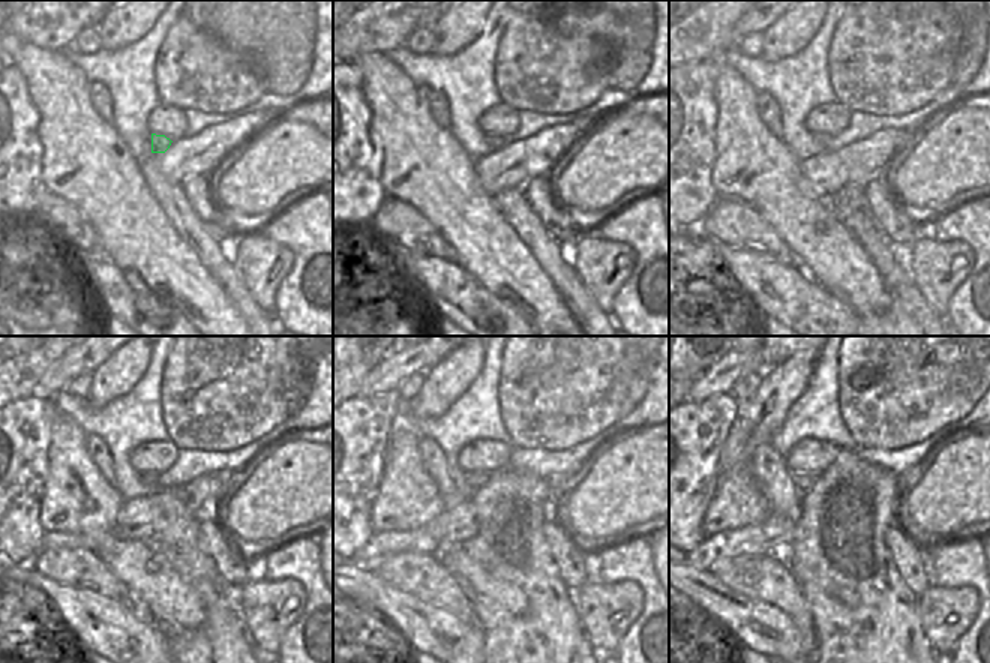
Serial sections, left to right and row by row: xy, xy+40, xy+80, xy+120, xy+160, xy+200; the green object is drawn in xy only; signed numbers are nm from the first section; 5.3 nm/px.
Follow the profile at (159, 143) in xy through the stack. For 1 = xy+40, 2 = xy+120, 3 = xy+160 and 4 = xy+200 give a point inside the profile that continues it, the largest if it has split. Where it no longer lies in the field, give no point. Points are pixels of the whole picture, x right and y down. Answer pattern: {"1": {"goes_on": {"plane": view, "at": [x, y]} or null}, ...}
{"1": {"goes_on": {"plane": "xy+40", "at": [495, 141]}}, "2": {"goes_on": {"plane": "xy+120", "at": [146, 477]}}, "3": {"goes_on": {"plane": "xy+160", "at": [476, 479]}}, "4": {"goes_on": {"plane": "xy+200", "at": [803, 483]}}}

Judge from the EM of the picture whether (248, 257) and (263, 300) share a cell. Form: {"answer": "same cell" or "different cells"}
{"answer": "same cell"}

